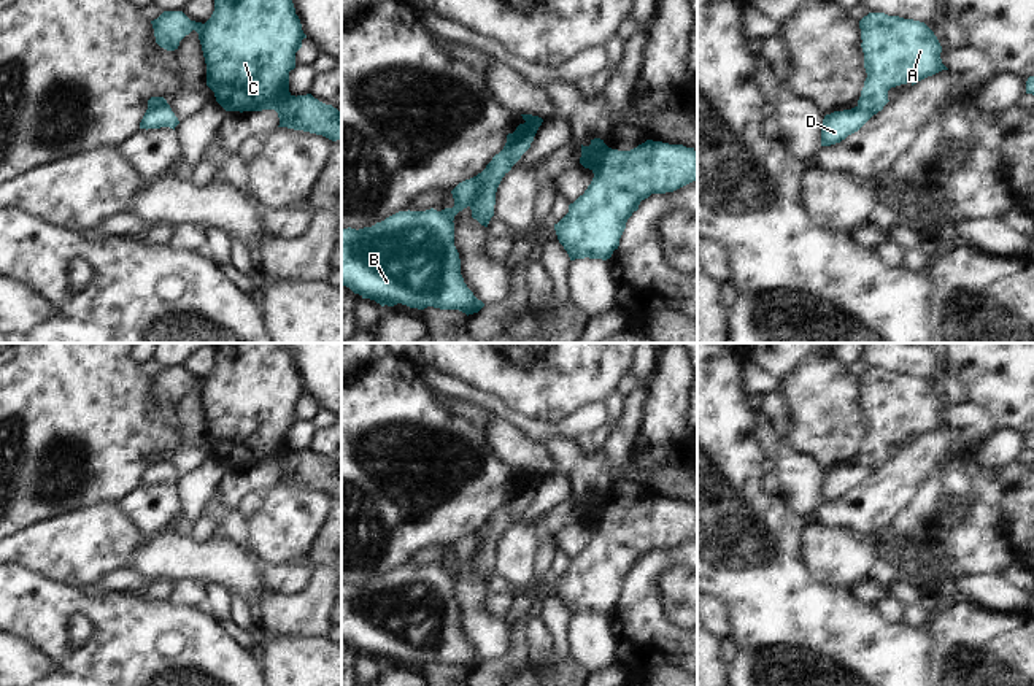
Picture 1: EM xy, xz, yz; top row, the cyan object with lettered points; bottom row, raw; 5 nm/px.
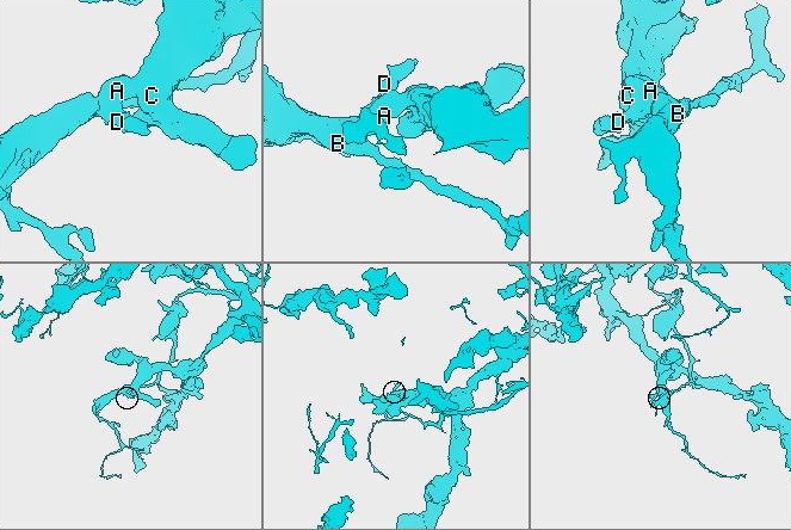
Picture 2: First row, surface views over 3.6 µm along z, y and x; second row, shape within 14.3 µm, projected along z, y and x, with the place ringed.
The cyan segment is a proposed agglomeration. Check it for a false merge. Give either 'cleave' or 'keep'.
cleave

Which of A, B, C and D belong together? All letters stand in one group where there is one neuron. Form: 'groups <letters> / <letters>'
groups A C / B D

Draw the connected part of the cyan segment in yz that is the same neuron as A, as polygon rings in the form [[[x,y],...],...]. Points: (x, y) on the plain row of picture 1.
[[[869,368],[859,376],[859,384],[867,434],[858,464],[872,472],[889,457],[891,443],[913,441],[948,426],[940,414],[942,402],[924,378]]]

